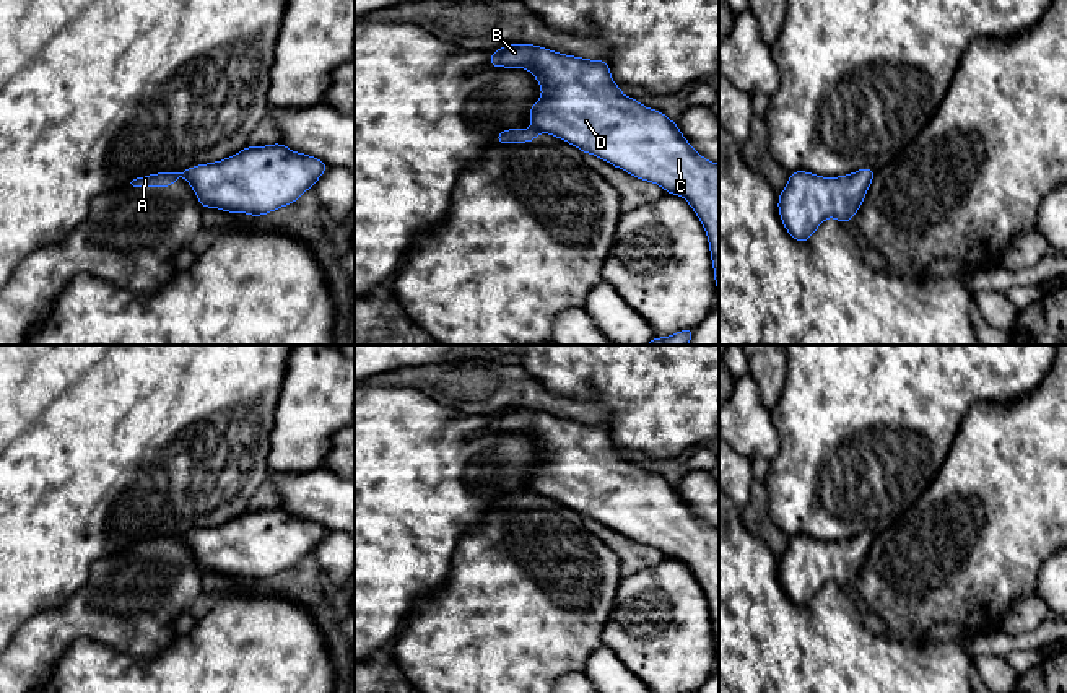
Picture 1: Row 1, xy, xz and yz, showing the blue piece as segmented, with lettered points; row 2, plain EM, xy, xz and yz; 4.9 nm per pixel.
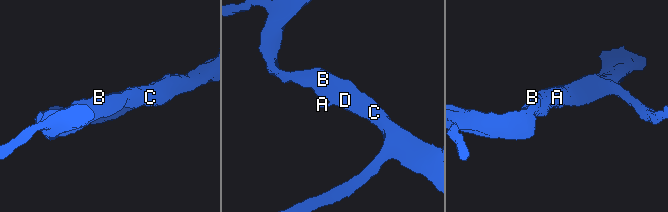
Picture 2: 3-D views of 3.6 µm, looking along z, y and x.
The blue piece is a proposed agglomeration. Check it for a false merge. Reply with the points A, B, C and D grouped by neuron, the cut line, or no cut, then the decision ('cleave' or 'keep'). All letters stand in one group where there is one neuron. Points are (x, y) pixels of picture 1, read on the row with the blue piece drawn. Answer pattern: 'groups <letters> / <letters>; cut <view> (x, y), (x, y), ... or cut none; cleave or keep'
groups A / B C D; cut xz (535, 127), (542, 130); cleave

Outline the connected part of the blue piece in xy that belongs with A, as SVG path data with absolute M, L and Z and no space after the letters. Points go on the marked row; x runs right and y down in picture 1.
M179 171L156 172L156 174L137 177L130 184L133 187L171 187L174 185L179 176L182 176L182 172Z

